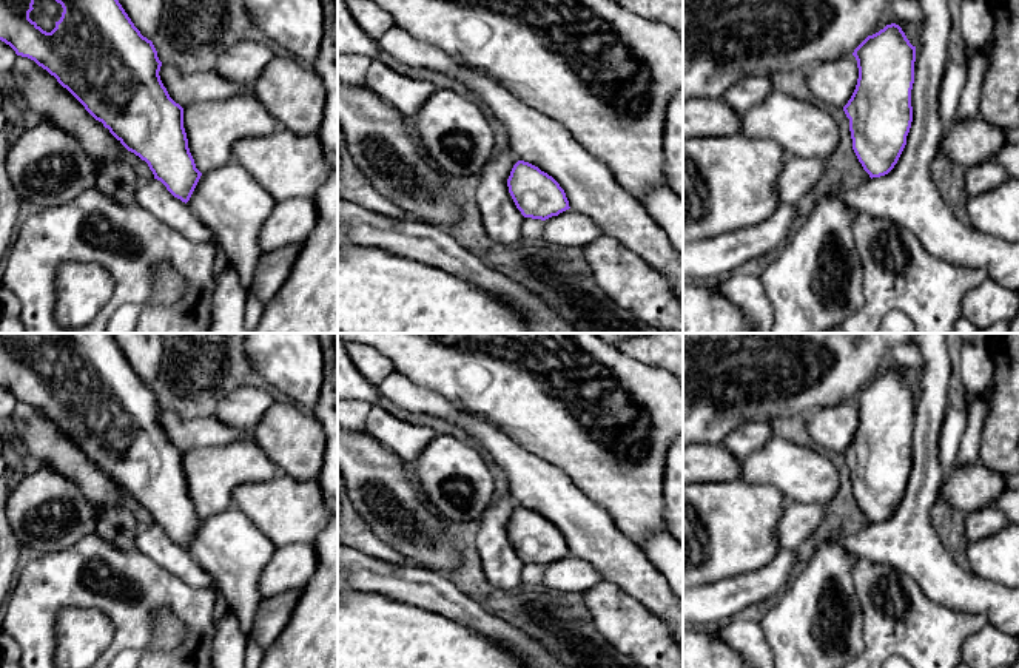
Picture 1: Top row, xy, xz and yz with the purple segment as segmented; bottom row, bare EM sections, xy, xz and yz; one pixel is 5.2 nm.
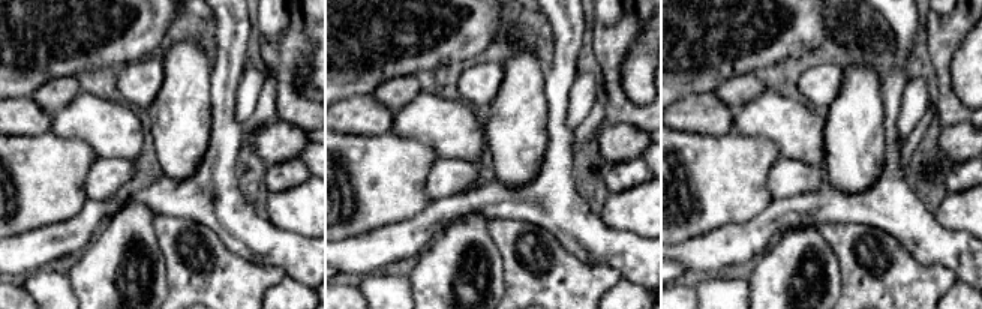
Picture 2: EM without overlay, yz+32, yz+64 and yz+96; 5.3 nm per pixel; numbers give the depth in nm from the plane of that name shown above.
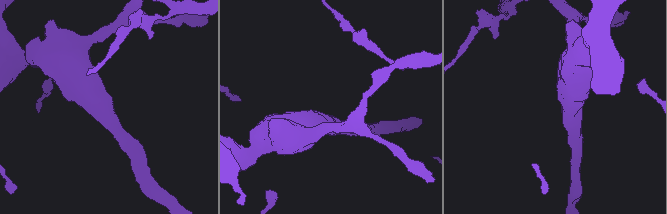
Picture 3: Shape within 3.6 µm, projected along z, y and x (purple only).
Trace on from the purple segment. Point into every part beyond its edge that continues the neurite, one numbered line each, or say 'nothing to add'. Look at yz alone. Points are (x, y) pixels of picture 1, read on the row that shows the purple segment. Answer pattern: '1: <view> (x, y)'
nothing to add

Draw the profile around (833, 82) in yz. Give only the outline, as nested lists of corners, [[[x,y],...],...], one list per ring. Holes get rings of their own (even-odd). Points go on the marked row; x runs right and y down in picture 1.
[[[853,54],[834,62],[817,63],[803,73],[814,100],[837,108],[848,103],[859,79],[857,60]]]

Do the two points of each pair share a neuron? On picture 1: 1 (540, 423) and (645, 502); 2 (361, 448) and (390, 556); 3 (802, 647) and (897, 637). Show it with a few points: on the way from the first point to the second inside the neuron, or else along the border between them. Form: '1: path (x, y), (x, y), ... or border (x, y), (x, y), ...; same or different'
1: path (566, 423), (618, 475); same
2: border (363, 519), (407, 560); different
3: border (859, 605), (864, 651); different

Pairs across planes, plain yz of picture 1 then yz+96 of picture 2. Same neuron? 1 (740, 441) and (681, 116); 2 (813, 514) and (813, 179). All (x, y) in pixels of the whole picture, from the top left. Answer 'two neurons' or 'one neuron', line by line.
1: two neurons
2: one neuron

